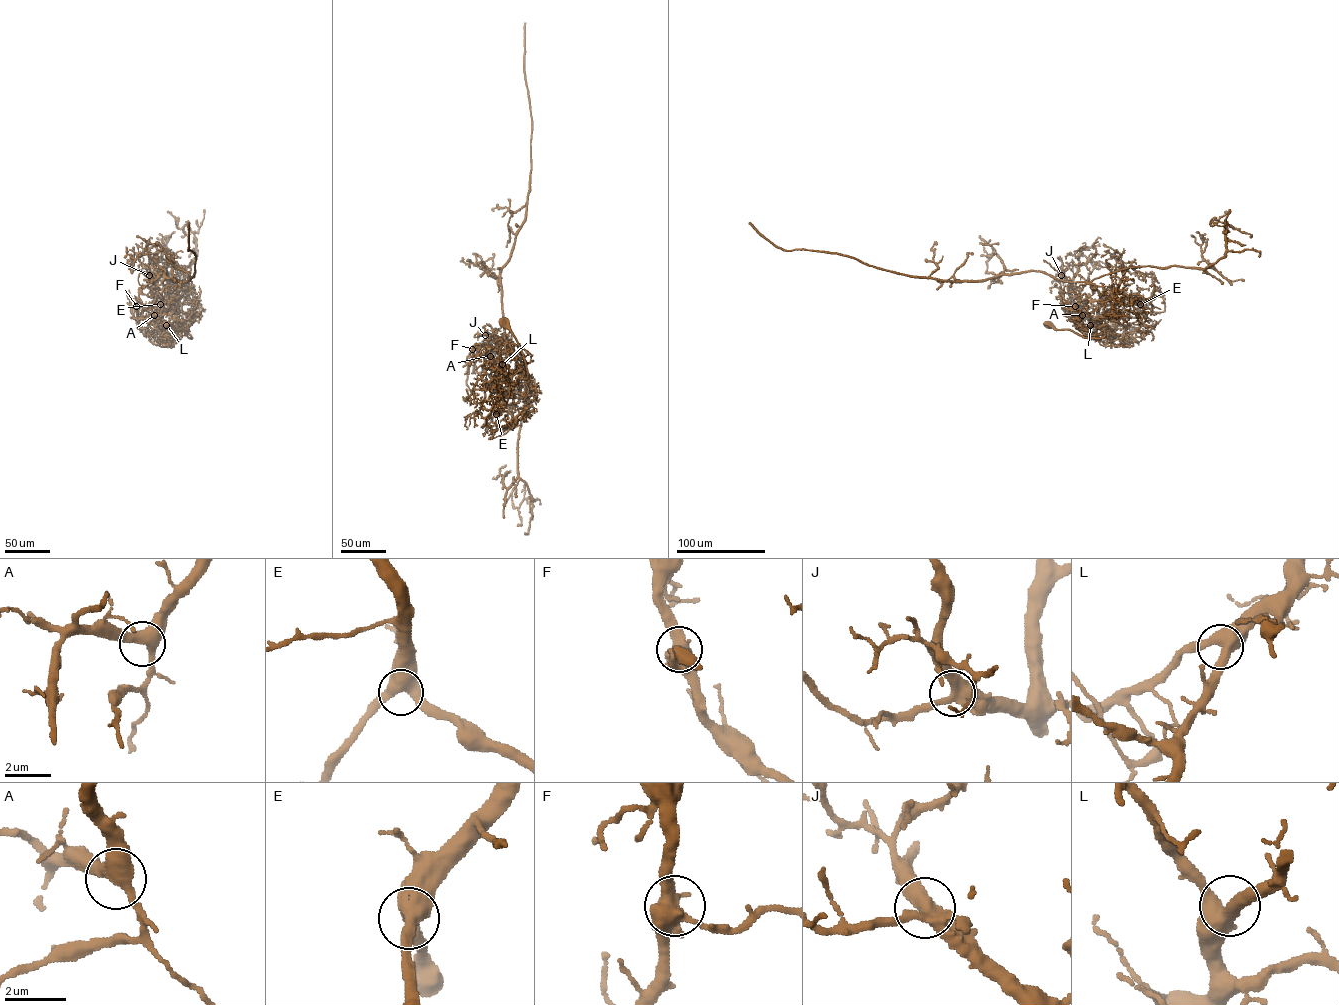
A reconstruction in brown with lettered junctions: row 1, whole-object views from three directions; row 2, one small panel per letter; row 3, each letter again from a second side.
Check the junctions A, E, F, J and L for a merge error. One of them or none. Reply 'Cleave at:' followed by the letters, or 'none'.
Cleave at: F

